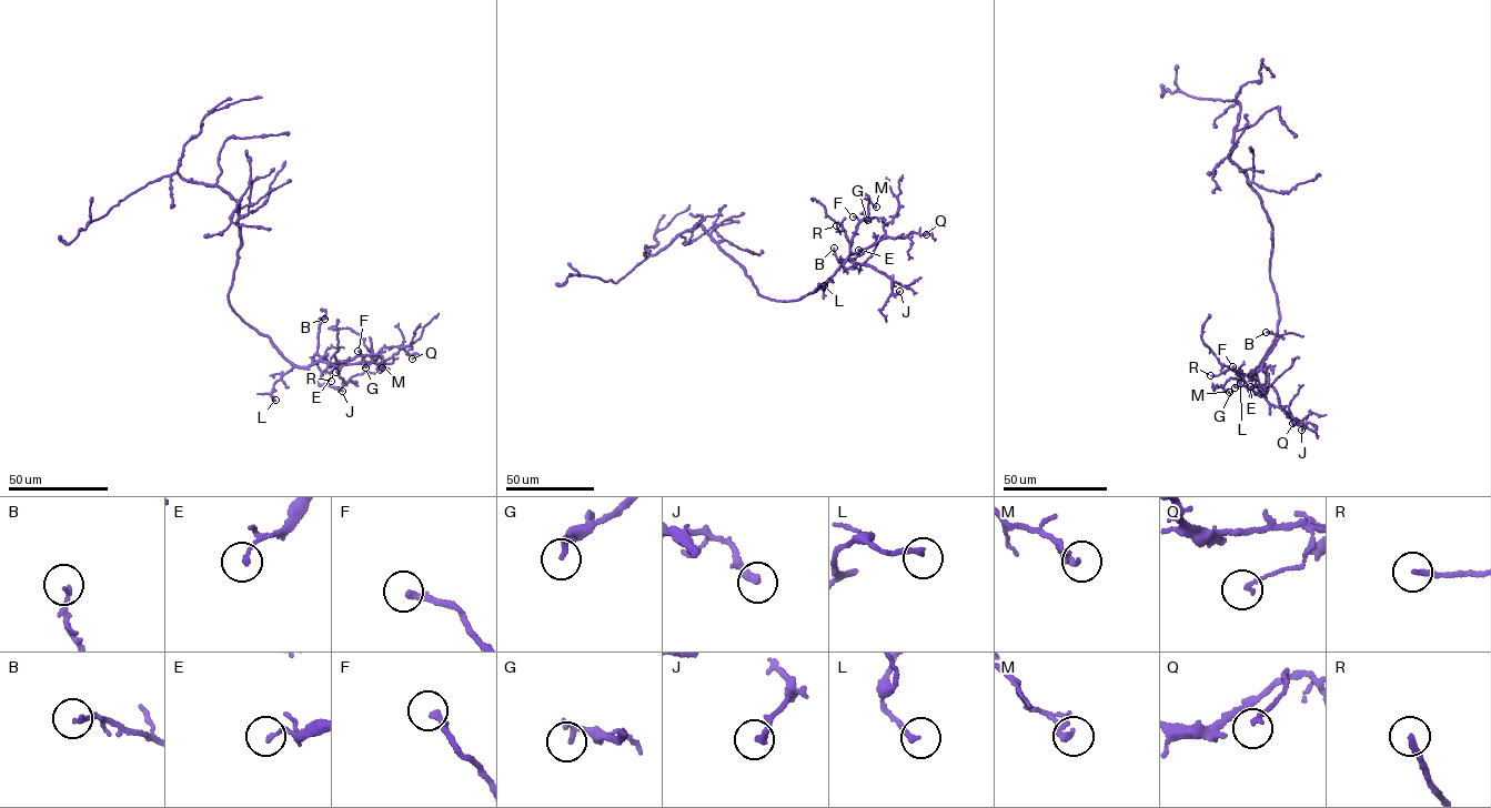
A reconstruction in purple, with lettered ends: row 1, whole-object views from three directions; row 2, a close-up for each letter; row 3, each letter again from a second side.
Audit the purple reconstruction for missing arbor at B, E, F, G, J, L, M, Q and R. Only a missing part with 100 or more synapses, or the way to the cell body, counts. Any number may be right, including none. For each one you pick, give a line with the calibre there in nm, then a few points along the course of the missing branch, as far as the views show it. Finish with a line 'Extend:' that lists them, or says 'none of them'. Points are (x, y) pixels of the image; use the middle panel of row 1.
Extend: none of them

